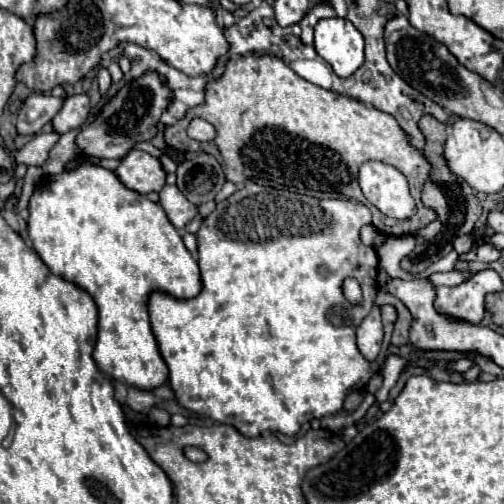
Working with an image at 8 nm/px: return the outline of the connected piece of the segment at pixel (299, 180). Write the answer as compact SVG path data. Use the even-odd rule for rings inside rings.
M246 54L238 60L230 60L224 76L206 86L206 102L192 108L178 124L168 126L164 138L168 146L182 152L210 154L210 144L216 144L228 182L244 184L246 180L256 180L258 184L270 184L278 190L298 192L314 198L346 196L356 198L368 208L372 206L358 186L358 170L368 160L380 160L406 174L412 196L418 204L418 212L410 220L394 220L372 208L374 228L386 236L404 236L414 234L438 218L438 214L432 208L426 208L420 200L422 186L430 176L432 166L410 142L394 116L380 112L374 106L348 100L334 90L324 90L316 84L310 84L308 80L300 78L284 60L274 56L256 58ZM192 118L204 118L212 122L218 130L218 136L204 144L188 138L186 128Z

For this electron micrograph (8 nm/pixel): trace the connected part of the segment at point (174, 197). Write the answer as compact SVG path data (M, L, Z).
M164 186L160 190L160 206L176 230L182 230L198 214L198 208L188 202L176 186Z

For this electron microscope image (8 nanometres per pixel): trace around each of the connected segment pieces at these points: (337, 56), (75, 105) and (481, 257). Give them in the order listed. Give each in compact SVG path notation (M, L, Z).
M346 18L320 20L314 26L314 48L340 78L348 78L364 64L364 38Z
M74 94L64 98L64 104L60 112L52 118L52 130L58 134L66 134L68 130L80 128L84 120L88 118L90 106L88 106L88 96L86 94Z
M486 242L486 244L480 244L480 246L472 248L470 252L462 254L460 260L462 260L462 262L474 262L474 260L478 260L478 262L486 262L486 264L488 264L488 262L498 260L500 256L502 256L502 250L496 248L496 246L492 246L490 242Z

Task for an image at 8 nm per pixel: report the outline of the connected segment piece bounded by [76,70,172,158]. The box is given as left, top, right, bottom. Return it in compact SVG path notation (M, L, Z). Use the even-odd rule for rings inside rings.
M154 70L152 74L142 74L140 78L124 84L124 88L118 90L116 96L102 106L94 122L84 126L76 136L76 146L84 156L122 158L134 148L134 144L142 140L152 140L156 136L160 116L170 106L170 102L172 90L166 86L166 80L160 78L160 74L156 74Z

